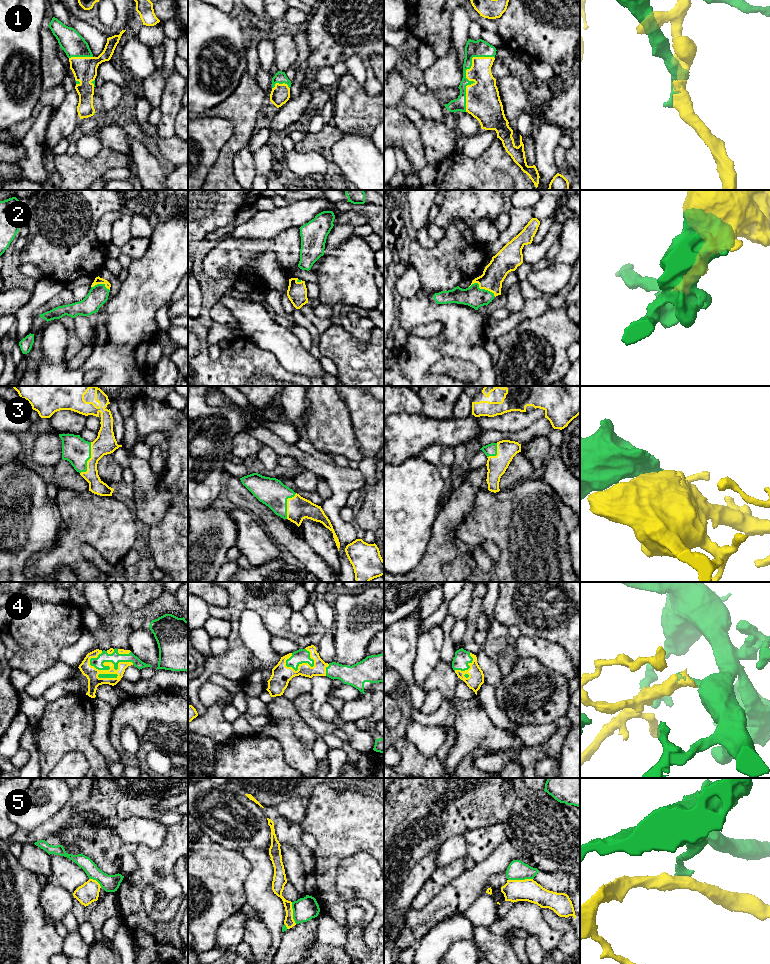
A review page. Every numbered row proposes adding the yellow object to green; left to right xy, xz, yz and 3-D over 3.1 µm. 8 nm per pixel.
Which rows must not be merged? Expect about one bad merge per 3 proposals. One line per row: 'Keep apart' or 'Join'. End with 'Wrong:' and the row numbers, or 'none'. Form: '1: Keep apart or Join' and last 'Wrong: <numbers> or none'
1: Join
2: Join
3: Join
4: Join
5: Keep apart
Wrong: 5

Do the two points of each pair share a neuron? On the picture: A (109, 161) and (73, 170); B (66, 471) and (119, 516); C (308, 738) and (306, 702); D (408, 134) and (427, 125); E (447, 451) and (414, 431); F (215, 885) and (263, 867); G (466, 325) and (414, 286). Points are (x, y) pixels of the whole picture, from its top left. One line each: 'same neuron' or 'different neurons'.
A: same neuron
B: different neurons
C: different neurons
D: different neurons
E: different neurons
F: different neurons
G: different neurons

